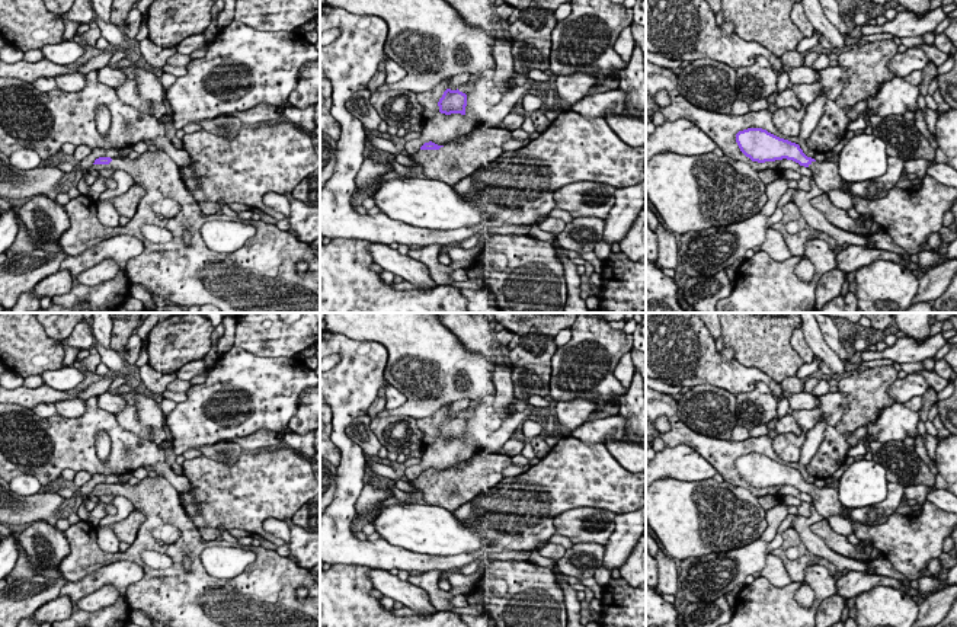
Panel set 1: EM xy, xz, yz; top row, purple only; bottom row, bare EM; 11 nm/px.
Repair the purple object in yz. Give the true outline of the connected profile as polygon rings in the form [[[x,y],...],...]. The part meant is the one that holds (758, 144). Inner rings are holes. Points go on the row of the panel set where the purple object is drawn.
[[[748,128],[739,131],[736,143],[752,161],[765,163],[787,159],[807,167],[812,172],[813,182],[825,192],[846,186],[839,175],[838,163],[807,157],[798,144],[780,138],[766,129]]]

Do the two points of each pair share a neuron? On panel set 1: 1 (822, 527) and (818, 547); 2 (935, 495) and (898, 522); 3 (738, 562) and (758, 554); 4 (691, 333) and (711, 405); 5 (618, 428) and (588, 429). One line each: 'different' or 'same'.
1: different
2: different
3: same
4: different
5: same

